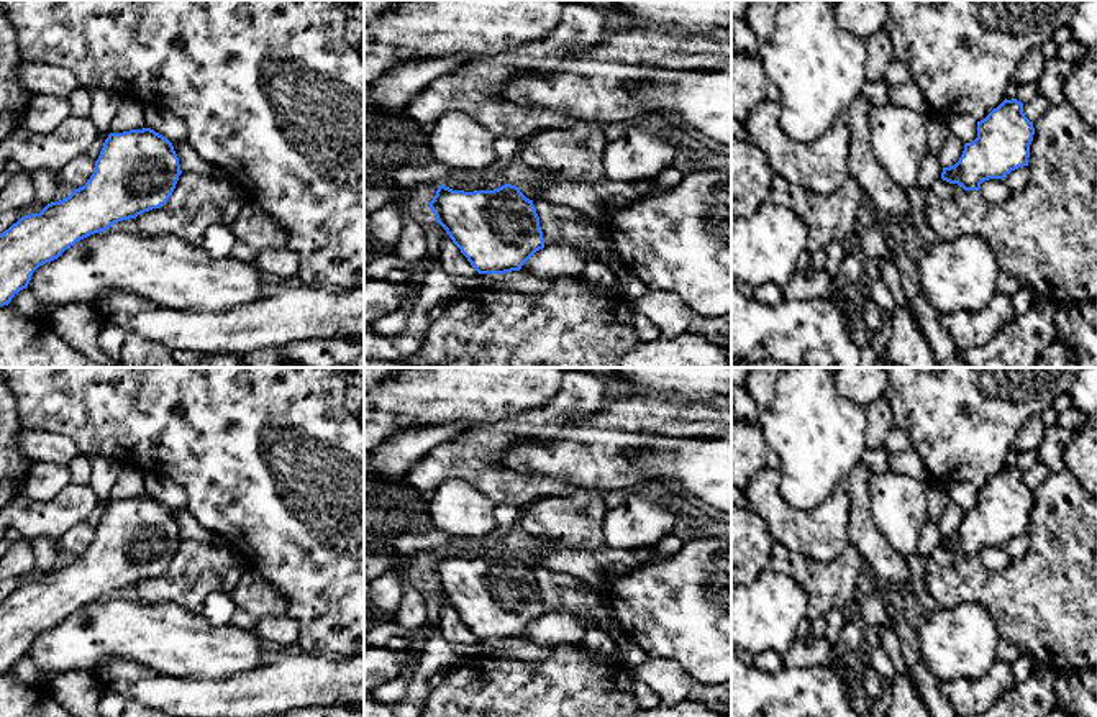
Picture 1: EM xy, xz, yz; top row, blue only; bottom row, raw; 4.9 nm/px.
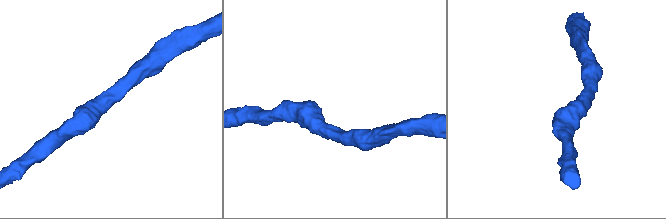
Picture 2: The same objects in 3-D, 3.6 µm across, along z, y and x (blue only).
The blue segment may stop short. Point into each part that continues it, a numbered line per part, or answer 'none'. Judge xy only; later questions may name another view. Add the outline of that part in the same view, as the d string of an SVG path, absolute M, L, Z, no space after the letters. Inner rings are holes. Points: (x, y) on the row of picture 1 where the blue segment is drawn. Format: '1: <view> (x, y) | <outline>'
none

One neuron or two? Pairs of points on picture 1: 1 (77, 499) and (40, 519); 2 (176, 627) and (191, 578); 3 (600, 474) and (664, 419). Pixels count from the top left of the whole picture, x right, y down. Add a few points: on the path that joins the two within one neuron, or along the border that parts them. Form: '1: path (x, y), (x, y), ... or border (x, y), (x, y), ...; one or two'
1: path (68, 509), (50, 519); one
2: border (145, 602), (174, 602), (200, 612); two
3: path (599, 448), (599, 435), (615, 419), (638, 419); one

